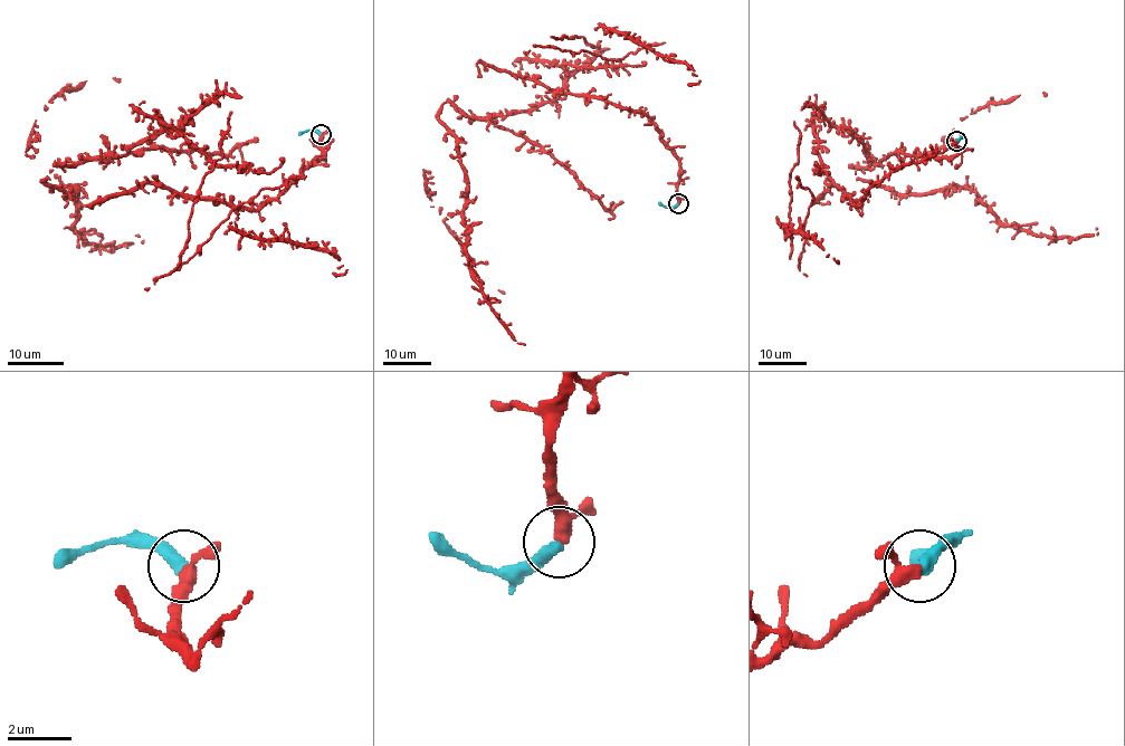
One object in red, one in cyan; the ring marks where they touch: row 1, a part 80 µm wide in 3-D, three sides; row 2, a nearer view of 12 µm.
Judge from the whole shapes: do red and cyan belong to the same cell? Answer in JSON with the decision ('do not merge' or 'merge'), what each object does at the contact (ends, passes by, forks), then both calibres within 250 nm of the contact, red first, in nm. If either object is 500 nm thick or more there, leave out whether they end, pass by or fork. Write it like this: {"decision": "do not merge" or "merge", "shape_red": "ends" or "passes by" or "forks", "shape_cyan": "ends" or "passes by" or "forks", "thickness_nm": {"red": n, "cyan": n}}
{"decision": "merge", "shape_red": "passes by", "shape_cyan": "ends", "thickness_nm": {"red": 320, "cyan": 400}}

